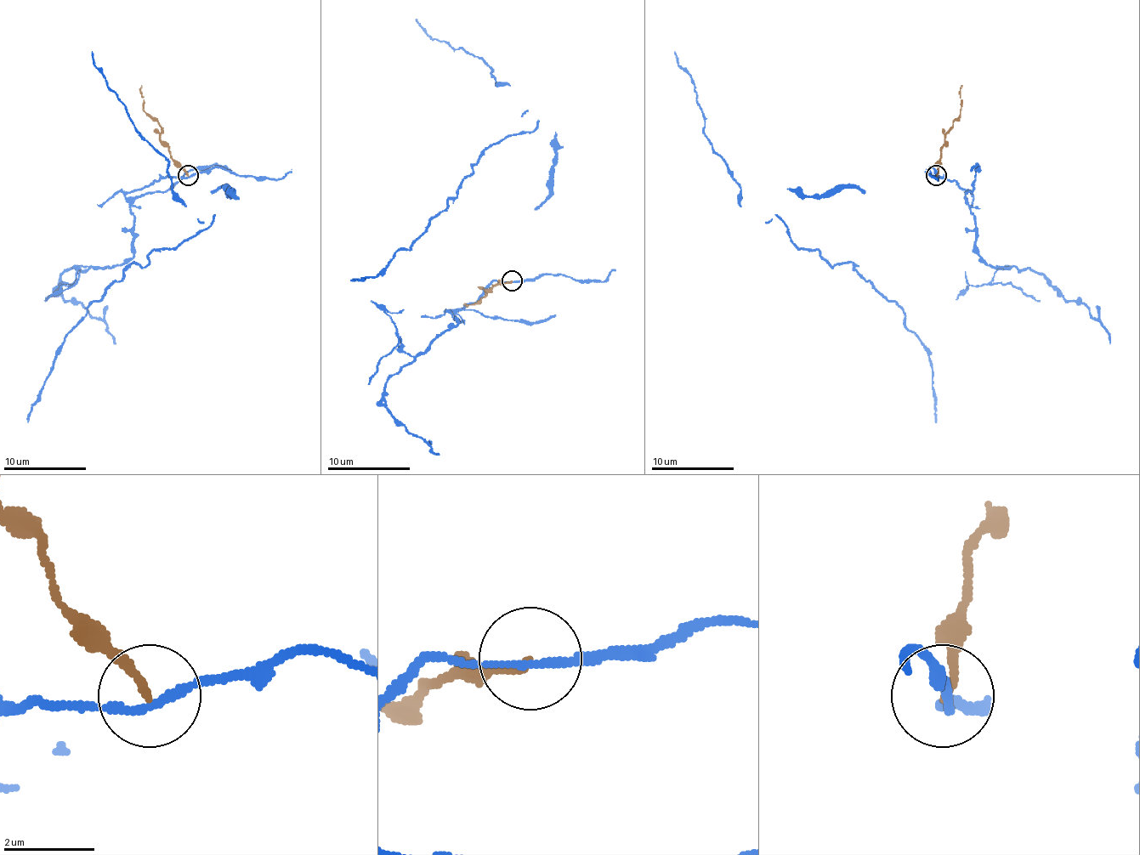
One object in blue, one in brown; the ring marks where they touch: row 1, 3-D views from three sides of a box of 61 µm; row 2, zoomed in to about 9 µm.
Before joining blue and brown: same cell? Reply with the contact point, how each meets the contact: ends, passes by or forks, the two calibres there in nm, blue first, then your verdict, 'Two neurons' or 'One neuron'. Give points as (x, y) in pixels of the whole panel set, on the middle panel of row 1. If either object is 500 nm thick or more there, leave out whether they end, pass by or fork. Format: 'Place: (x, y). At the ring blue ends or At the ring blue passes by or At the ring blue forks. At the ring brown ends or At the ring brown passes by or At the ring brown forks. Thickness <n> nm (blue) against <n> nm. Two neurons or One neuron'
Place: (512, 280). At the ring blue passes by. At the ring brown ends. Thickness 160 nm (blue) against 160 nm. Two neurons

